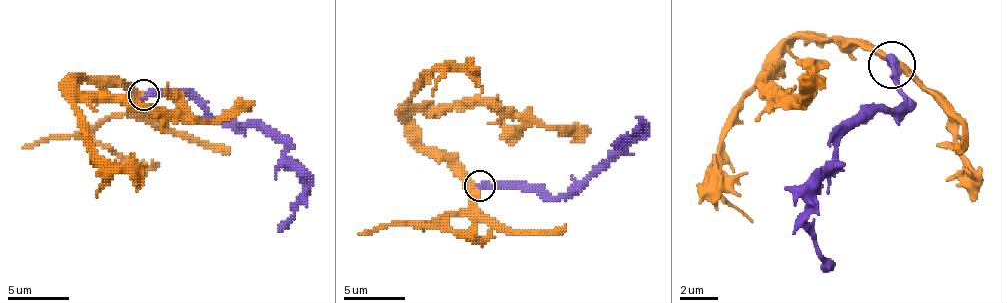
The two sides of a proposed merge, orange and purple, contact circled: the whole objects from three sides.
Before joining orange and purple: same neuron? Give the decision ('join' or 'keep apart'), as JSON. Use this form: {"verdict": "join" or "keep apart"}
{"verdict": "keep apart"}

